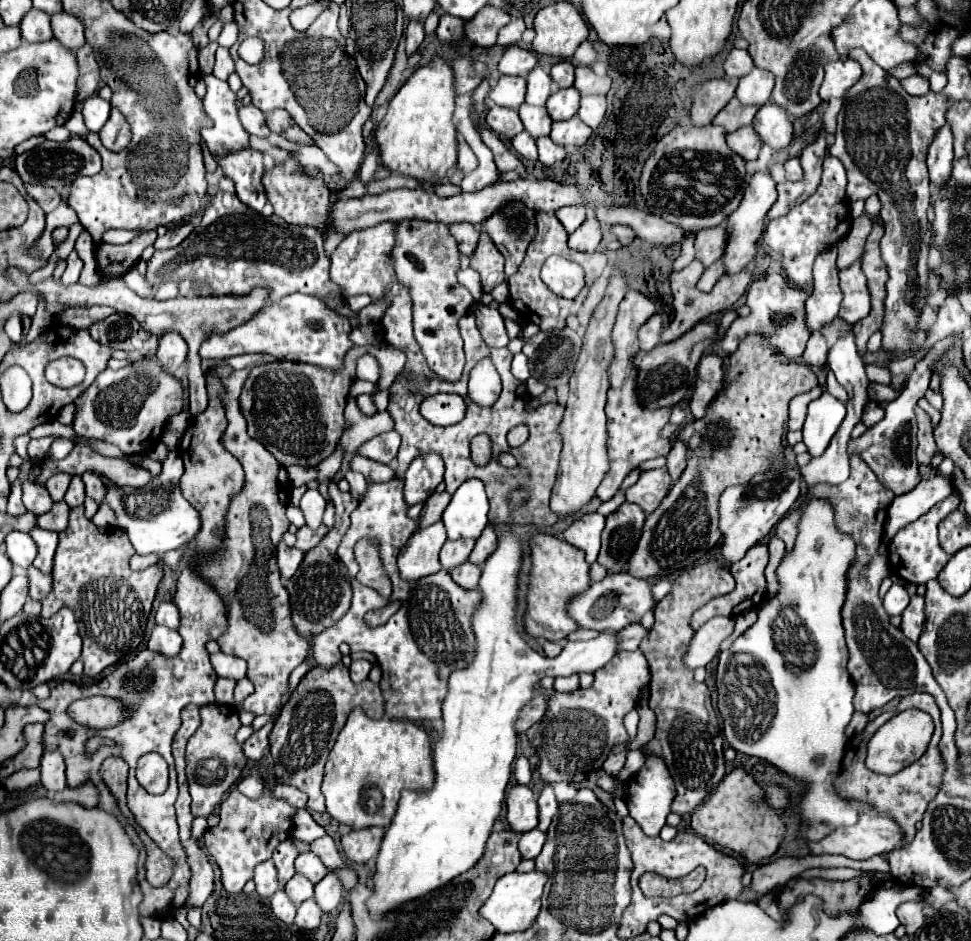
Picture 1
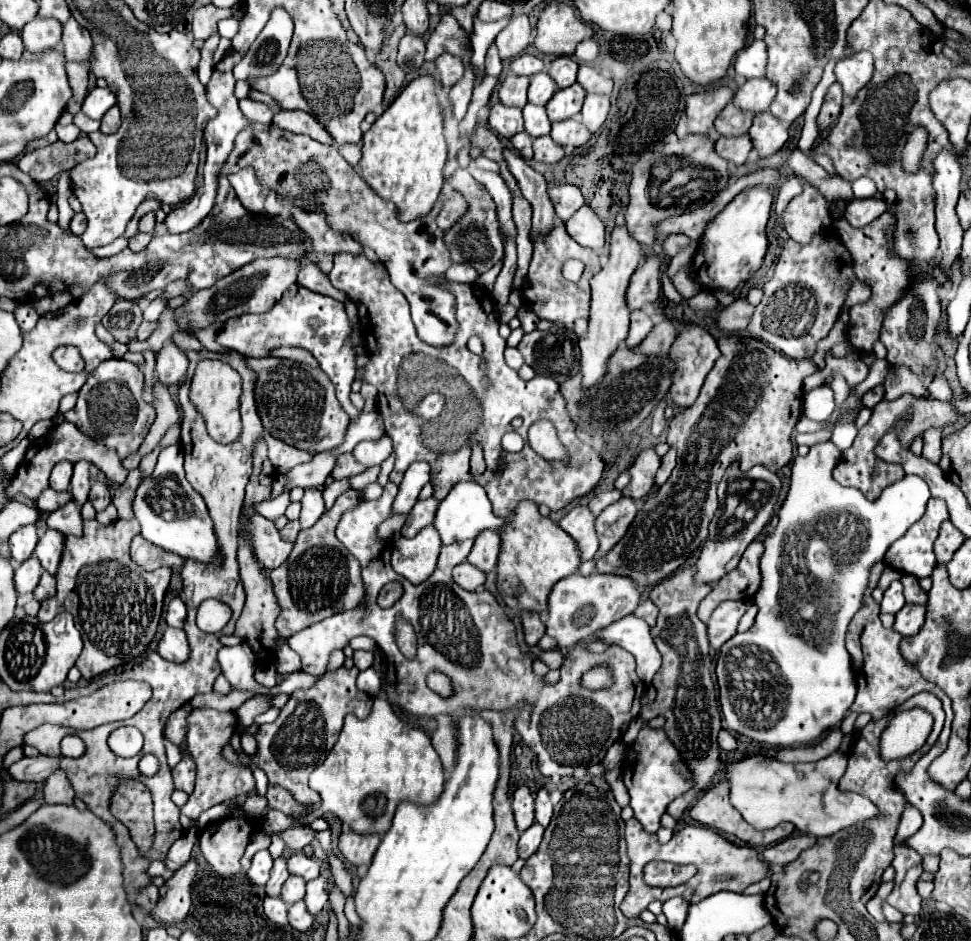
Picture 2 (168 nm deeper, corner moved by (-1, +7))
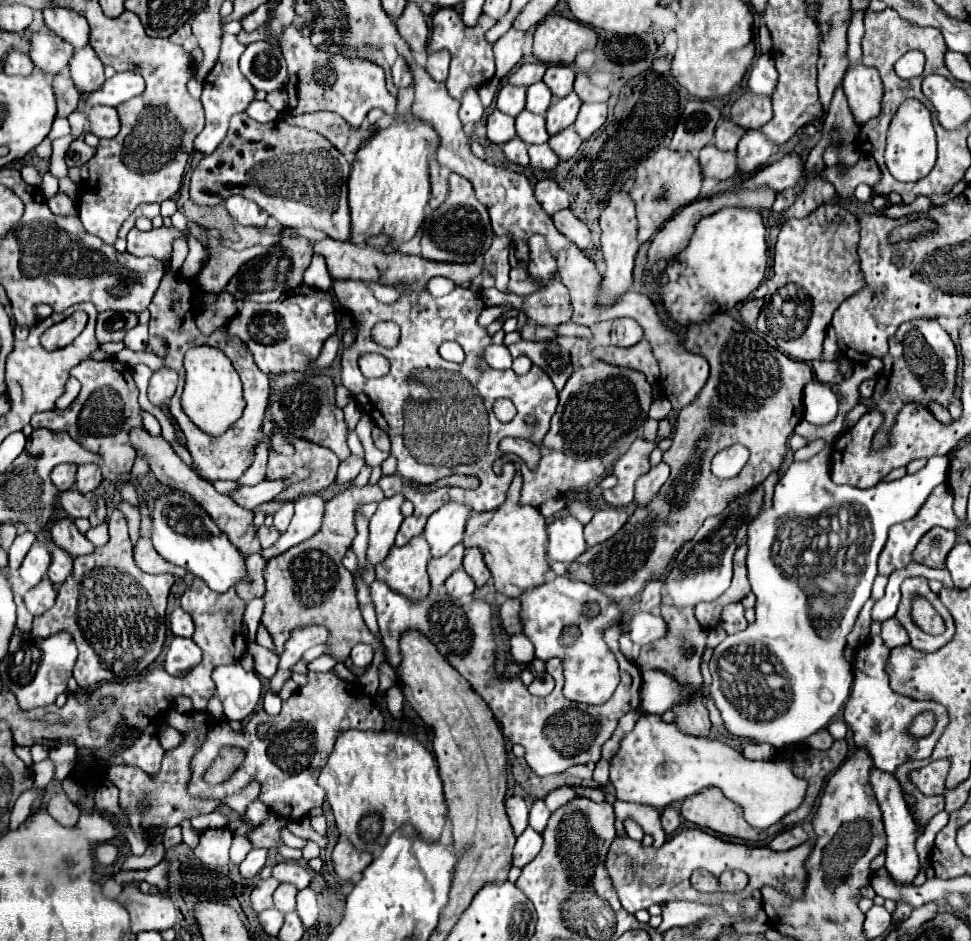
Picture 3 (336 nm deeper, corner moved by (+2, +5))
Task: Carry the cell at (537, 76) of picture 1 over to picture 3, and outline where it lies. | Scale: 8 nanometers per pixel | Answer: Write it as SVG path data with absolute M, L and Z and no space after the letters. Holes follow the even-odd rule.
M543 81L527 87L527 107L525 109L529 109L531 113L545 115L549 105L551 105L551 91Z

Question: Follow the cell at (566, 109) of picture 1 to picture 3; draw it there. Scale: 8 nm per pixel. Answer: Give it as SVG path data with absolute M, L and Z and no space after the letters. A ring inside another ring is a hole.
M571 91L563 99L553 101L551 107L547 109L547 115L545 115L549 135L559 133L565 127L569 127L575 121L575 117L579 113L579 107L581 107L581 99L579 99L579 95L575 95L575 91Z

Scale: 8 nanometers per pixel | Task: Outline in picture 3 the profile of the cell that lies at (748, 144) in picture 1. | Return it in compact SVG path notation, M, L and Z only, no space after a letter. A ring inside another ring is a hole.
M707 145L699 153L699 163L705 177L729 179L737 171L735 151L719 151L715 145Z

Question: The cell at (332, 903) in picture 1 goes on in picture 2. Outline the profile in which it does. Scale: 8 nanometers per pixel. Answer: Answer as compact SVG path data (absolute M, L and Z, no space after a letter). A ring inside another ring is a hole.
M320 875L318 879L308 881L304 903L306 903L308 913L312 913L312 915L320 913L328 905L328 879L326 877Z

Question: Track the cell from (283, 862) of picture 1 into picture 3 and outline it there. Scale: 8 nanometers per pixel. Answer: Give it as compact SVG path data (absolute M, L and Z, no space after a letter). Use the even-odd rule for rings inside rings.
M269 877L269 879L261 879L257 883L257 887L253 889L251 893L251 905L253 905L253 911L259 913L259 911L265 911L273 905L273 891L279 887L279 881L275 877Z

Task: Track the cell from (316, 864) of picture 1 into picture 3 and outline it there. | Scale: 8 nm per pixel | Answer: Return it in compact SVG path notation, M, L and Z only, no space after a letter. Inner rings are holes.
M283 861L283 863L275 865L273 877L279 879L279 883L293 883L297 889L305 889L311 883L309 869L297 861Z

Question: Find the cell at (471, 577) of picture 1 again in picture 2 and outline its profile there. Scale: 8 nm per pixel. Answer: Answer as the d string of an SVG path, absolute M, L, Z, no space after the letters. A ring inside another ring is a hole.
M464 561L462 565L454 567L452 579L466 591L478 591L478 587L484 585L486 575L480 569L476 569L474 565L470 565L468 561Z

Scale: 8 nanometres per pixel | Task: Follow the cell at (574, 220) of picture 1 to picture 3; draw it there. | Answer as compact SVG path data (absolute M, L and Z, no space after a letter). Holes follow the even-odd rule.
M543 179L535 185L535 197L539 199L539 203L543 205L543 209L549 213L549 215L555 215L557 211L563 211L567 209L571 203L569 203L569 195L567 191L563 191L555 181L551 179Z

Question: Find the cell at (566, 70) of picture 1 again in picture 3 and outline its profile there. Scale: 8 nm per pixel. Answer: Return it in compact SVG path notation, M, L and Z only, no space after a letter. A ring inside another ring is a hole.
M549 65L543 81L551 89L551 93L559 99L559 97L565 97L573 91L575 71L569 65Z

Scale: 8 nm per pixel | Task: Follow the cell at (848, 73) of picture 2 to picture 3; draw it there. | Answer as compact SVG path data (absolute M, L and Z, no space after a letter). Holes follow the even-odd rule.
M863 63L851 65L843 77L843 91L859 125L863 125L865 119L873 119L879 113L883 85L875 67L867 67Z

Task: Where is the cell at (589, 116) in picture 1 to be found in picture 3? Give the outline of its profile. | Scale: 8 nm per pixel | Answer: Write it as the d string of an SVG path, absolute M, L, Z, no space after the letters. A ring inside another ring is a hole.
M583 103L581 111L577 115L575 131L581 135L581 139L589 139L607 119L607 103Z

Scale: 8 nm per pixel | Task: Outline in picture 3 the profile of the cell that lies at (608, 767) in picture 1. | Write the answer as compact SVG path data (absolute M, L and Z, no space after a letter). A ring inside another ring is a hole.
M601 759L597 765L595 765L595 771L593 771L593 779L601 785L601 787L607 787L609 785L609 761L607 759Z

